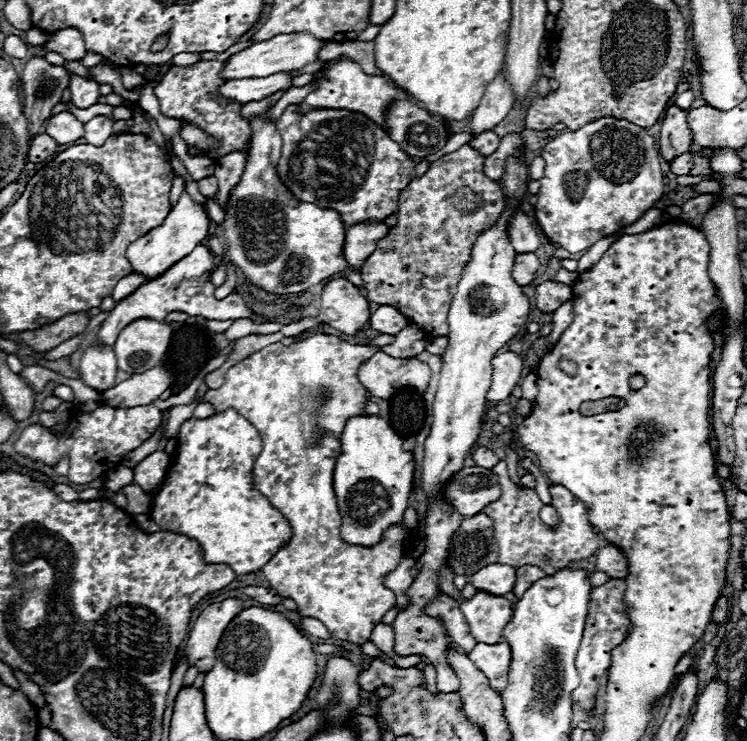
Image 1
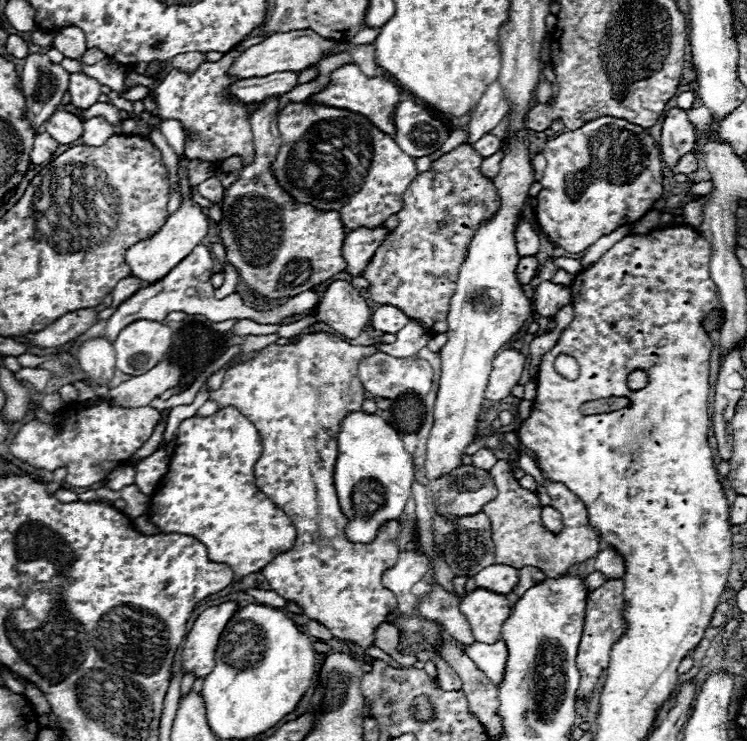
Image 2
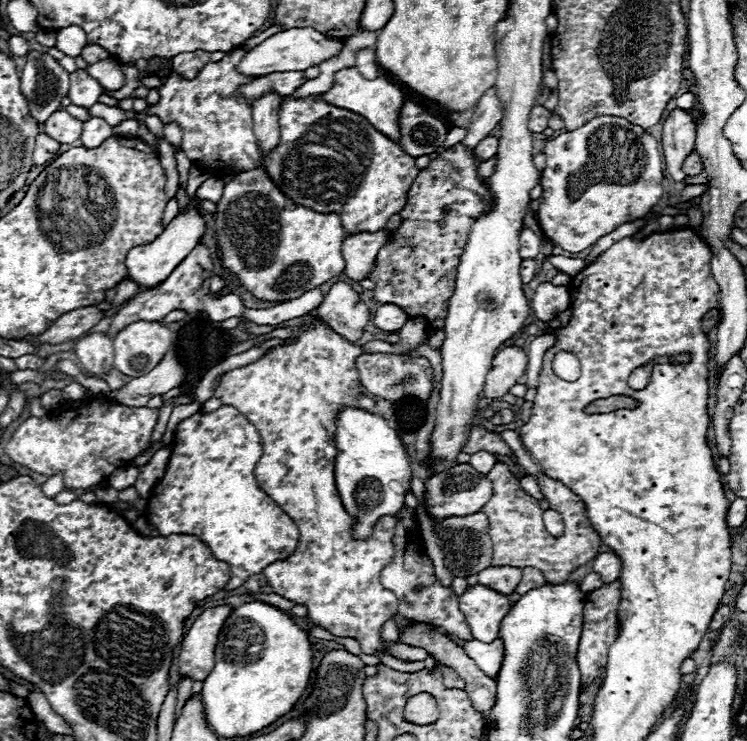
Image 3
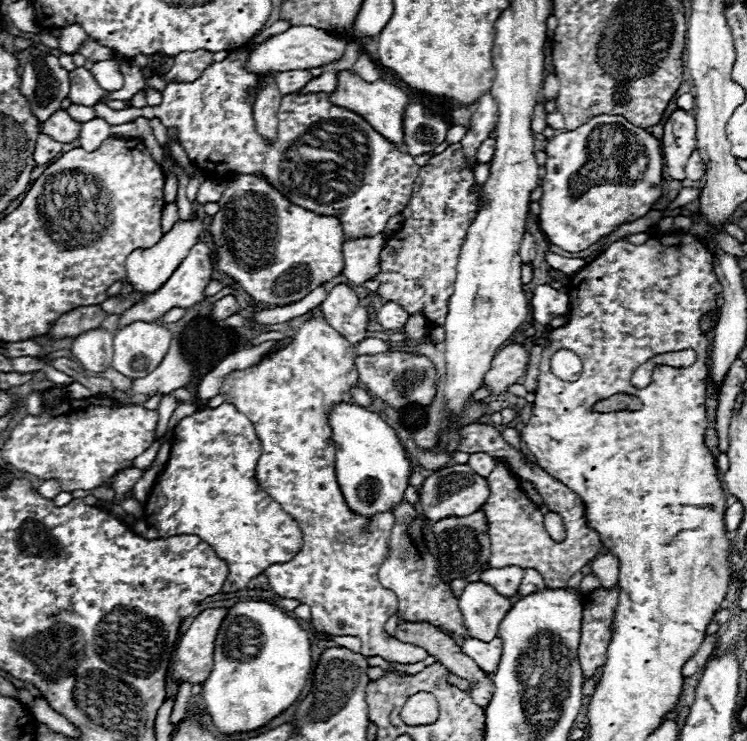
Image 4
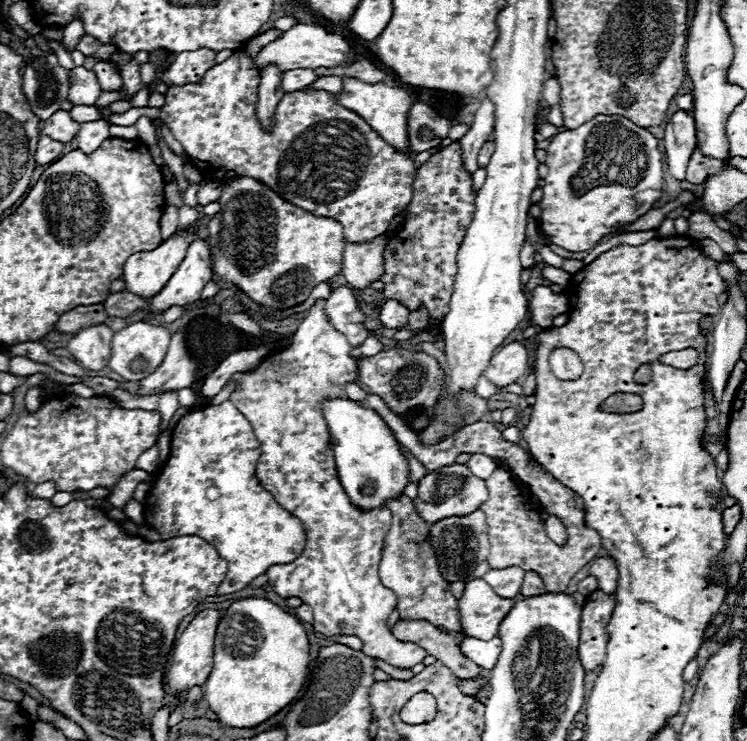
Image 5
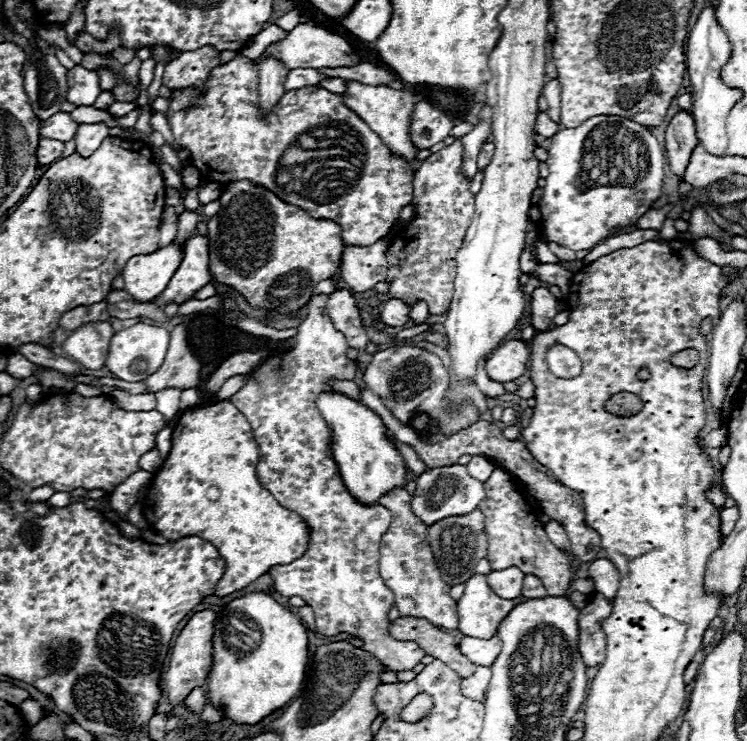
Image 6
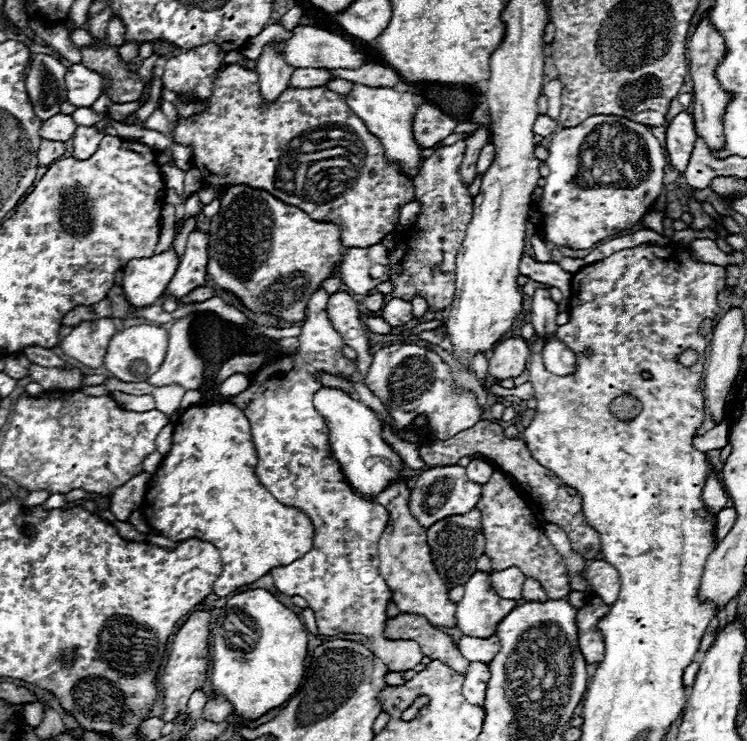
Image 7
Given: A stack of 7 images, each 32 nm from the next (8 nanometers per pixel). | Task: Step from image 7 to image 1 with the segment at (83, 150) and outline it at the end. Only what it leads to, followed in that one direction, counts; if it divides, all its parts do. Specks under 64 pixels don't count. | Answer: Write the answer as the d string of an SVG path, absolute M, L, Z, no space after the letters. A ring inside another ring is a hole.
M96 116L84 124L84 140L92 146L104 144L112 136L112 122L106 116Z

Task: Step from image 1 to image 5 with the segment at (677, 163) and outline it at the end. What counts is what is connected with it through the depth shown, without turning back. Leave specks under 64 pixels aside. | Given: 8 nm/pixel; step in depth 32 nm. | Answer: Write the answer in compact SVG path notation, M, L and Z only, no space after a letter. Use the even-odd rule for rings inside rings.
M696 148L696 150L692 152L692 156L690 156L690 162L688 162L686 178L684 178L684 180L692 182L692 184L704 184L714 172L718 174L720 168L722 168L722 162L720 162L720 160L716 160L716 164L714 164L712 158L704 156L704 154L700 152L700 148Z

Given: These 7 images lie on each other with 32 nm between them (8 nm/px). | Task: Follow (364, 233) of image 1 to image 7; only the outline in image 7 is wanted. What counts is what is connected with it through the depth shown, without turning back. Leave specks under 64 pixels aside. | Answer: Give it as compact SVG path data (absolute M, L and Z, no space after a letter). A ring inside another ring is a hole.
M382 244L348 248L340 266L340 278L352 294L368 294L380 282L390 280L392 264Z

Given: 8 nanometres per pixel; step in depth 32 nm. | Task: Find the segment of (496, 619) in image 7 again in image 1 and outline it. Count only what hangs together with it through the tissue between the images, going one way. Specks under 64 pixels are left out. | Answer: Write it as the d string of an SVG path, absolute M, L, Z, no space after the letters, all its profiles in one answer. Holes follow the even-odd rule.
M478 590L470 600L460 602L460 610L470 626L476 642L502 642L502 630L512 618L512 602L504 596L494 596Z

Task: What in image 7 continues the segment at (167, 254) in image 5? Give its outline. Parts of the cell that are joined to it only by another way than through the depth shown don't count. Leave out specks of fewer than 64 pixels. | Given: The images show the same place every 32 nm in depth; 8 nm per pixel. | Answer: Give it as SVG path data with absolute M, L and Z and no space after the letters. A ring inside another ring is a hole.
M172 250L152 258L134 258L124 270L124 294L130 306L152 306L160 300L178 268L178 258Z

